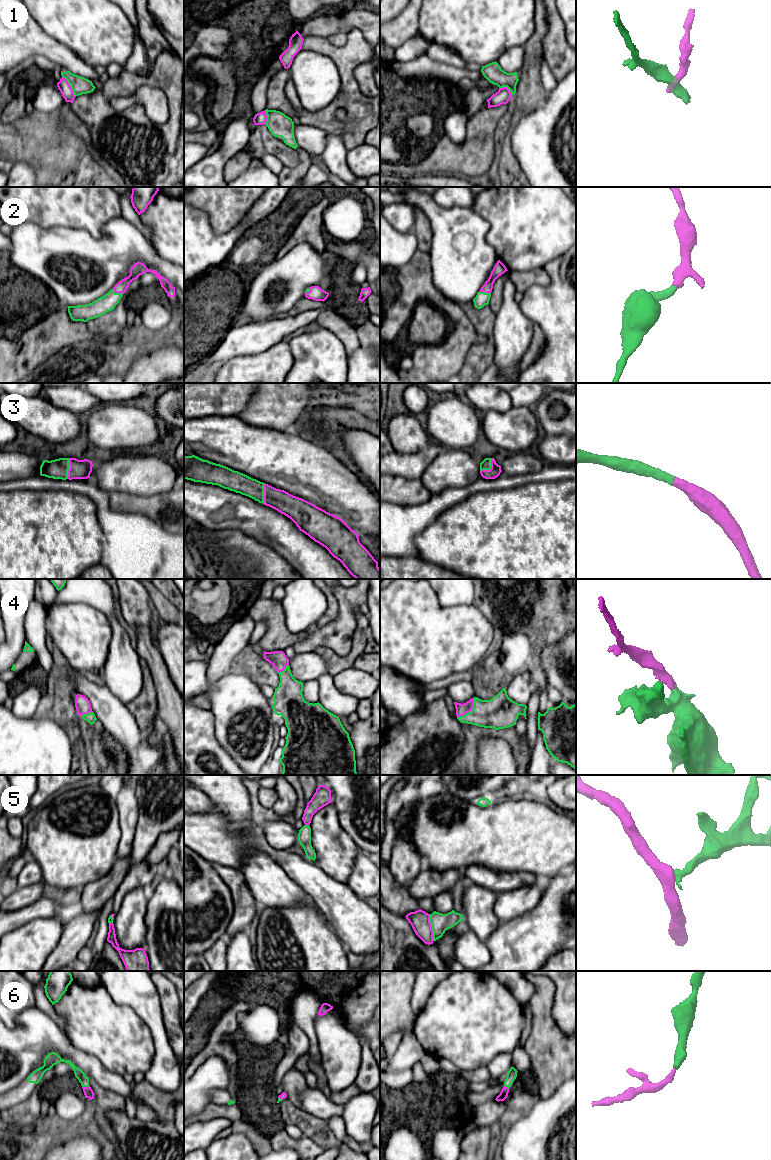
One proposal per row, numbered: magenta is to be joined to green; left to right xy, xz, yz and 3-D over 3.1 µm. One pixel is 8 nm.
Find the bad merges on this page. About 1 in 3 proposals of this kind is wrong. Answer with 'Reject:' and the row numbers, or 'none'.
Reject: 1, 5

